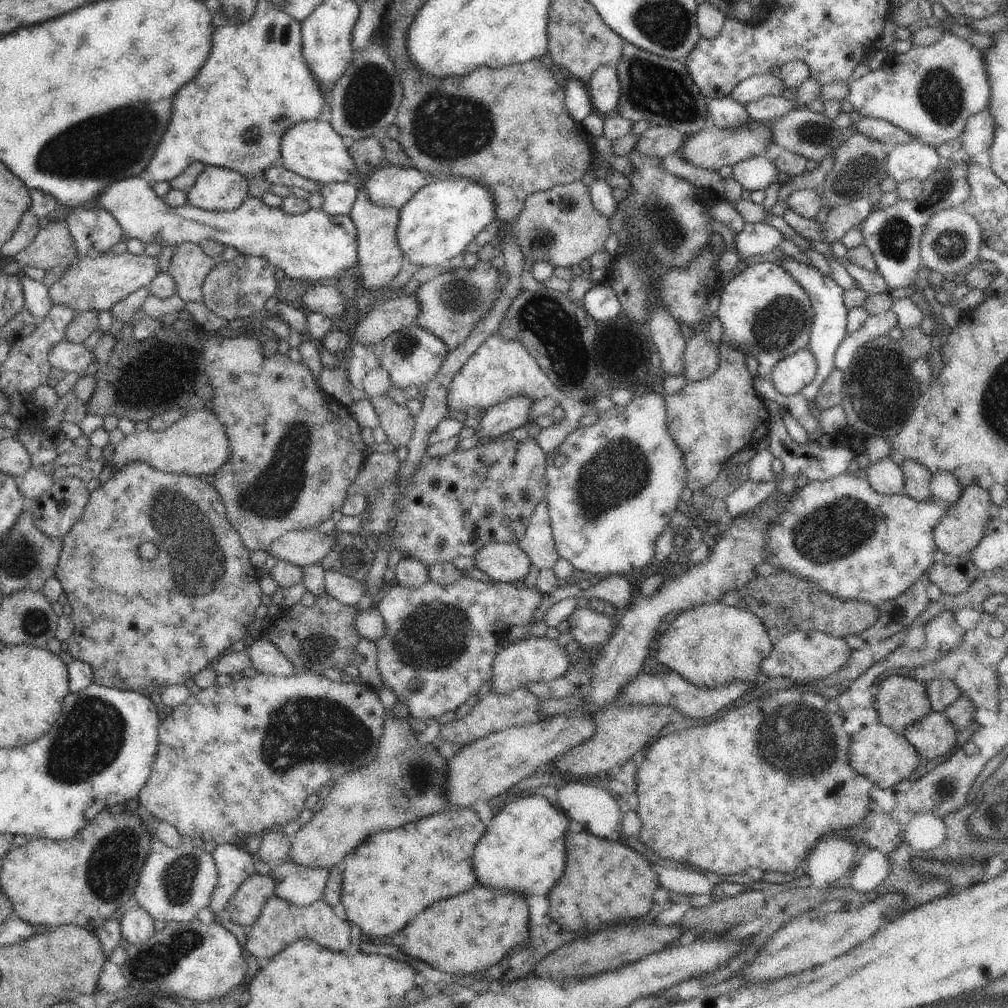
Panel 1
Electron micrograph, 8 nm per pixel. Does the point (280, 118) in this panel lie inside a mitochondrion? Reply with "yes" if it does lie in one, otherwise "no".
yes

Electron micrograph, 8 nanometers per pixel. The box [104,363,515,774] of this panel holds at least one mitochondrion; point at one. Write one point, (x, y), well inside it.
(203, 560)

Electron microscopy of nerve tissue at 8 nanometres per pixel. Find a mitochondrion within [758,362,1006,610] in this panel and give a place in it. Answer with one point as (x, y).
(831, 531)

